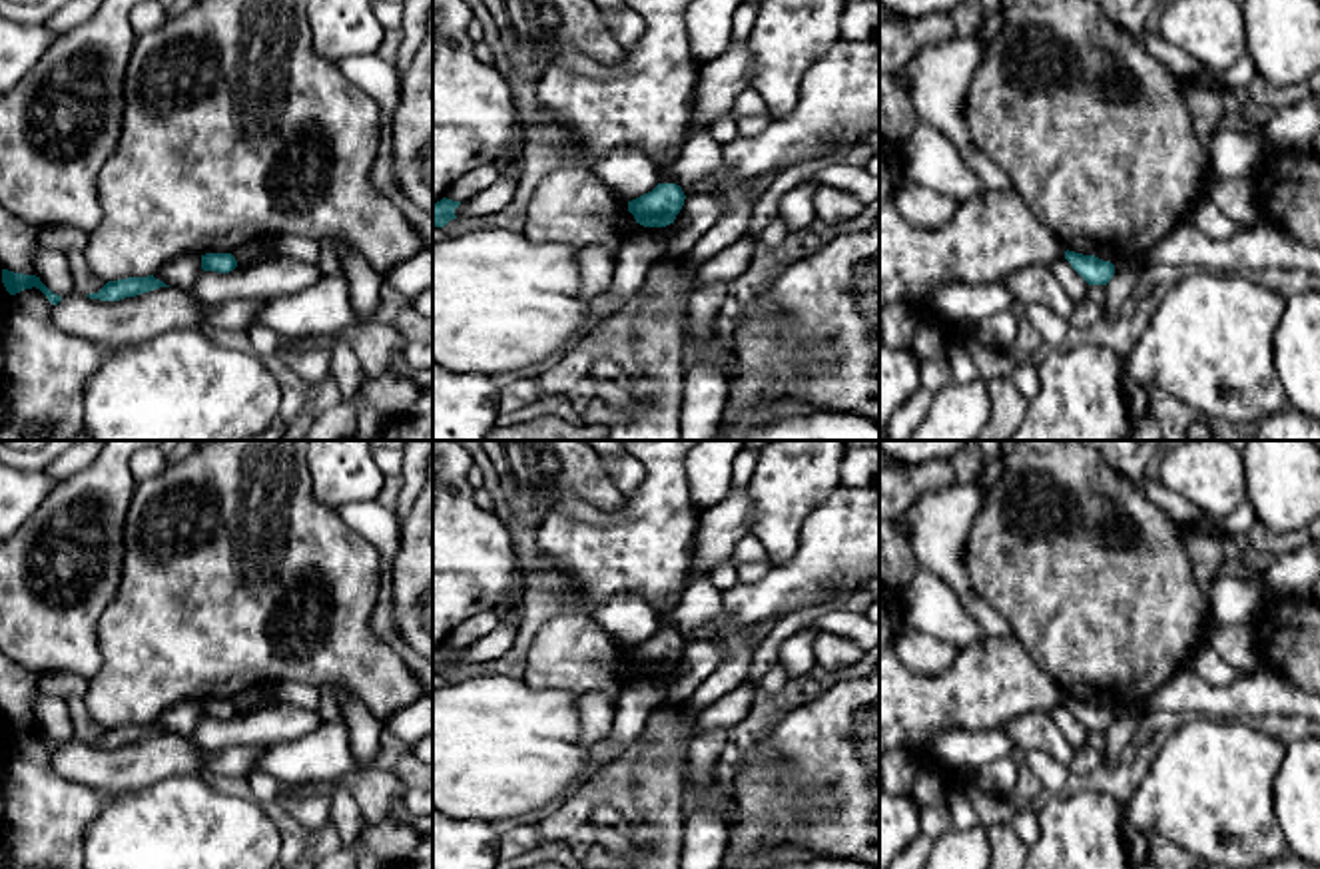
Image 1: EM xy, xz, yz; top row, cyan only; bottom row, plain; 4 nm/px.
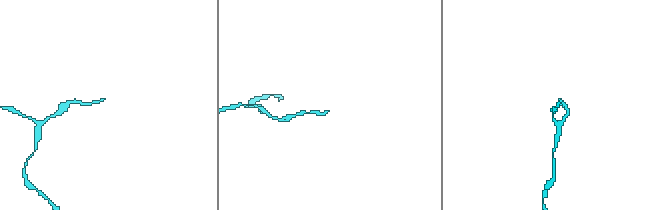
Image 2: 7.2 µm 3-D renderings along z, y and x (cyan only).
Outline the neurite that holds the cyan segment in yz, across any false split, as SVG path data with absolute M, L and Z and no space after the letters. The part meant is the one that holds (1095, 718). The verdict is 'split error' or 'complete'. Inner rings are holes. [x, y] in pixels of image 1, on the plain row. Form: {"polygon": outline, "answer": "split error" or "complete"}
{"polygon": "M1067 696L1065 706L1089 731L1107 731L1115 722L1115 712L1095 702L1083 702Z", "answer": "complete"}

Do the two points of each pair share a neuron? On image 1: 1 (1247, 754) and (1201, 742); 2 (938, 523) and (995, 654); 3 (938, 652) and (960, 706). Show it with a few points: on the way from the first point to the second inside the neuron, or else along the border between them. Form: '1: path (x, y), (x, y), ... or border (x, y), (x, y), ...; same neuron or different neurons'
1: path (1235, 754), (1213, 754); same neuron
2: border (988, 634), (1011, 636); different neurons
3: border (960, 652), (938, 674), (914, 674), (900, 660); different neurons

